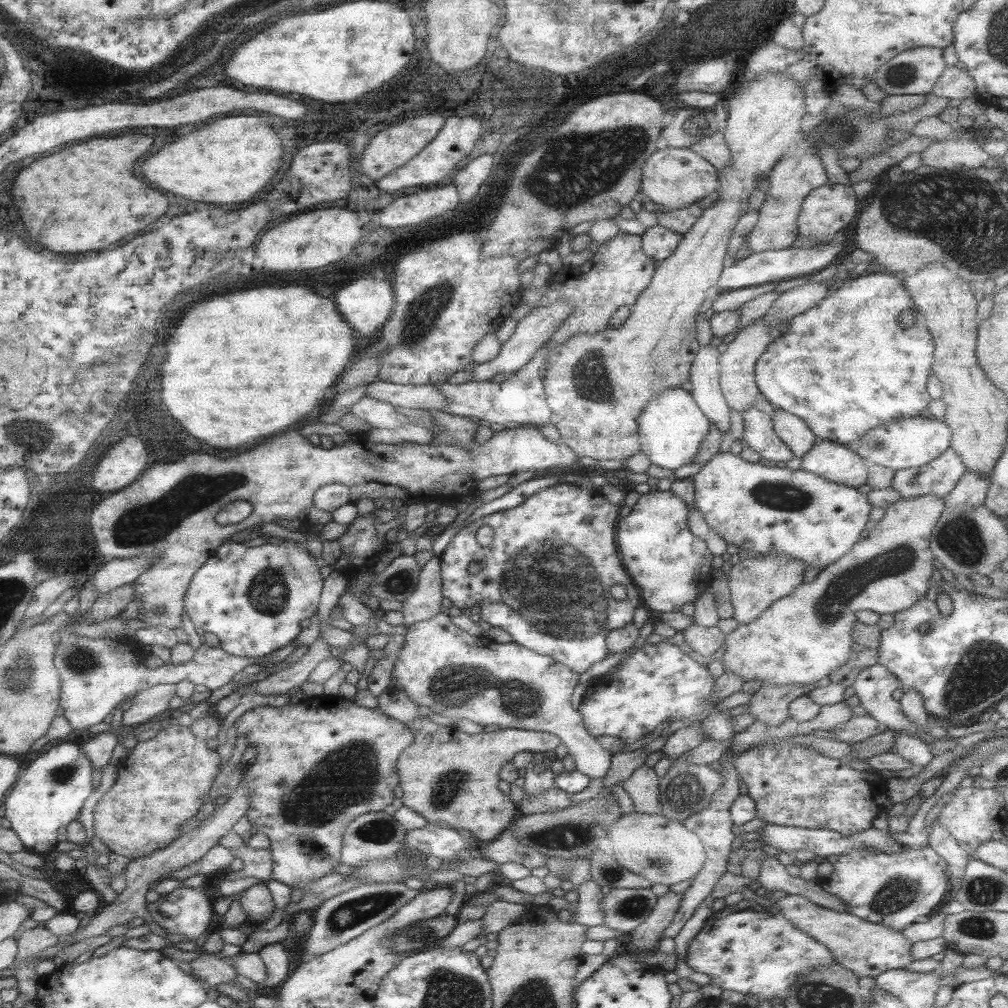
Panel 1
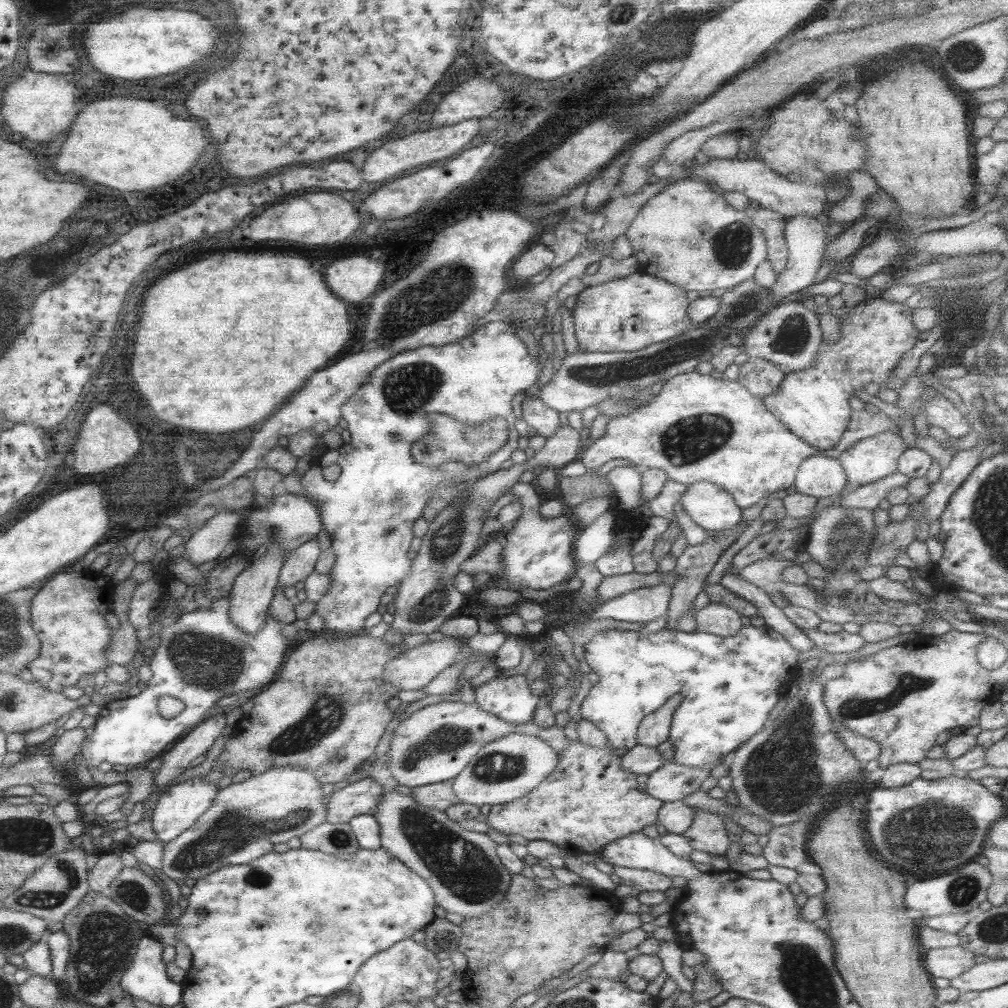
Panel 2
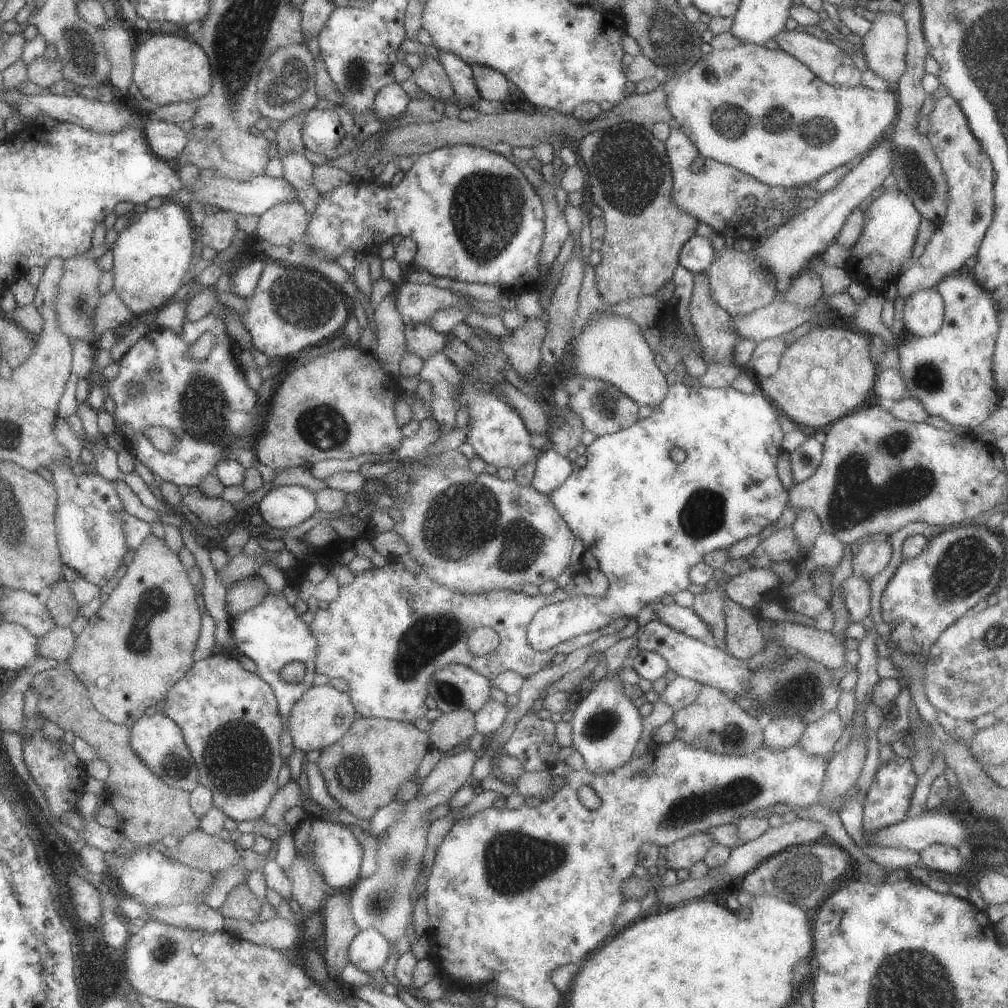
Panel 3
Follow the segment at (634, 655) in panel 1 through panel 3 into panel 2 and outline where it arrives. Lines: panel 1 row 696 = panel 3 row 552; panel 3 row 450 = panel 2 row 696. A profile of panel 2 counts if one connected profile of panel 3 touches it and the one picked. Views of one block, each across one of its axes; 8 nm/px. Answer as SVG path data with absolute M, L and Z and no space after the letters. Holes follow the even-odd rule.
M743 625L735 634L728 637L720 637L714 634L707 634L701 631L693 630L691 632L684 633L683 631L676 631L675 629L659 629L650 633L637 633L630 630L610 629L599 631L592 634L589 642L585 644L581 652L581 664L589 672L597 674L599 678L595 679L593 686L589 690L589 693L581 701L581 706L578 713L581 715L581 719L593 724L608 740L608 744L613 748L628 748L636 745L636 729L641 719L647 714L658 710L665 701L678 697L678 704L676 704L675 711L671 716L670 728L668 731L668 741L674 748L672 762L678 763L681 766L688 766L689 768L703 768L707 764L713 764L715 760L724 761L725 756L731 750L734 750L745 742L750 736L753 736L760 730L766 722L768 722L769 712L775 706L775 703L779 698L783 698L789 691L790 686L795 683L795 679L798 677L798 654L795 648L791 648L782 635L772 631L769 627L762 625L755 627L752 625Z

